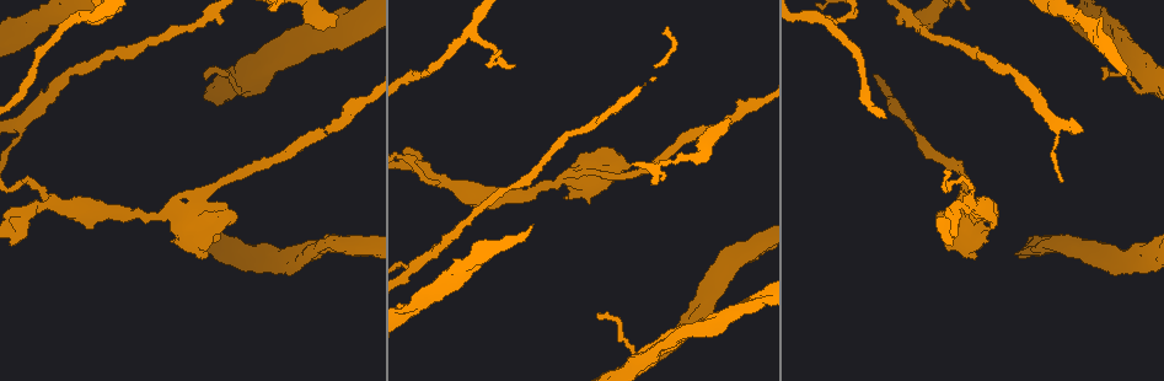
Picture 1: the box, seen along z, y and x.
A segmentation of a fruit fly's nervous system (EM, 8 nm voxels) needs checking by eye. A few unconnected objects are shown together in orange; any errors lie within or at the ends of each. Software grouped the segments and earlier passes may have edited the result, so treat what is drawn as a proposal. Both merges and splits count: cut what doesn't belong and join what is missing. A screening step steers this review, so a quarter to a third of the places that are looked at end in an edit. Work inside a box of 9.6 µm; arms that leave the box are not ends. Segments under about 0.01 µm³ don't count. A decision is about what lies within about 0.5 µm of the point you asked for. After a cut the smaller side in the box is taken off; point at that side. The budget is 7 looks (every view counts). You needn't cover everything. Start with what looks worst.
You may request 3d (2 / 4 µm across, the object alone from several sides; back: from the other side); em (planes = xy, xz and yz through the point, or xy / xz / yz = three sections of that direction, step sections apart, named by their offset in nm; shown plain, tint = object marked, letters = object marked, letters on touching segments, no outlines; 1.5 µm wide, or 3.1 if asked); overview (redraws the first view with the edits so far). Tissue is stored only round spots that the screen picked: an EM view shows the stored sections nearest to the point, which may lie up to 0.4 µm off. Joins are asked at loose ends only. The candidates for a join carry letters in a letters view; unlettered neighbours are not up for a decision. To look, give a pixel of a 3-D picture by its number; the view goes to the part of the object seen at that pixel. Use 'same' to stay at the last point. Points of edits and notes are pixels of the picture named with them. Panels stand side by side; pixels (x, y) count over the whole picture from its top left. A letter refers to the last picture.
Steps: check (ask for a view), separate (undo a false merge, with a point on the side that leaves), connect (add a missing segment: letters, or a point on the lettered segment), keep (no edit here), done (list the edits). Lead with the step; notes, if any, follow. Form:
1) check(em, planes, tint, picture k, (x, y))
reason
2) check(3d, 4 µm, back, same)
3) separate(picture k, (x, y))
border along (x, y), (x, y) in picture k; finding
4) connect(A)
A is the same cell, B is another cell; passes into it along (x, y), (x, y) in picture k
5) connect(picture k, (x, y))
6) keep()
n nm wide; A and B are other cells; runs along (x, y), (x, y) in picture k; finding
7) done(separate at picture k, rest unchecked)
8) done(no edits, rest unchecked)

check(em, xy, step 8, letters, picture 1, (338, 15))
branch stops here

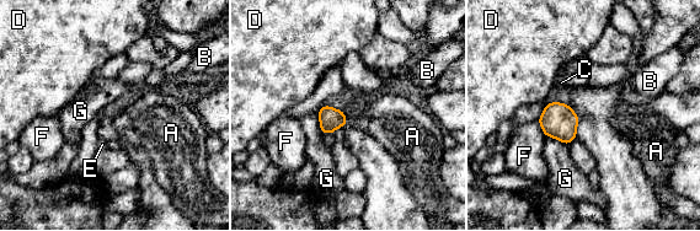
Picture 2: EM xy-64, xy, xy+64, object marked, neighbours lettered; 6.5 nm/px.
check(em, planes, letters, same)

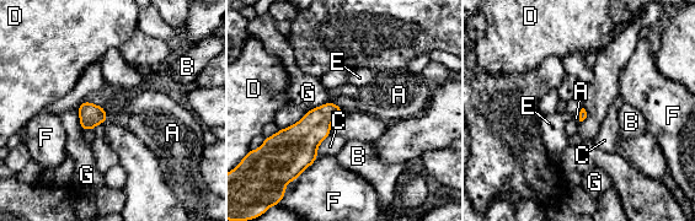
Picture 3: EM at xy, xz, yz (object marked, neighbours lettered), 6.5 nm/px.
connect(A)
A is the same cell, B, C, D, E, F and G are other cells; passes into it along (90, 114), (106, 117), (144, 117) in picture 3; the cell continues

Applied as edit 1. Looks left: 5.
check(3d, 2 µm, picture 1, (959, 198))

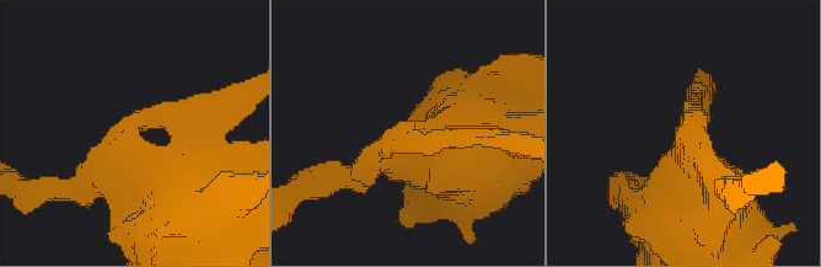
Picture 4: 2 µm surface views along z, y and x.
check(em, yz, step 8, tint, picture 4, (118, 122))
need the tissue

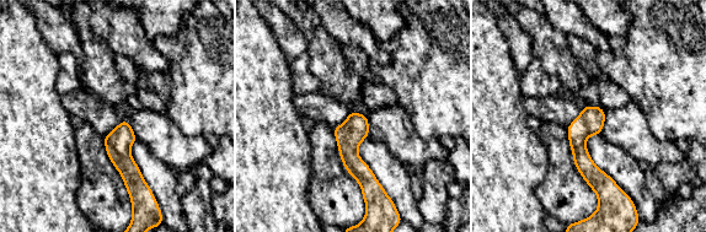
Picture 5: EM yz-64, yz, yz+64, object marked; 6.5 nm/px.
check(em, planes, letters, same)
cut it another way

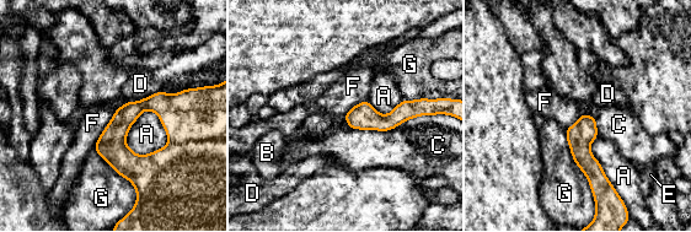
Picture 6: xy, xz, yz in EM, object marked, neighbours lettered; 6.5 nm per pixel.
keep()
A, B, C, D, E, F and G are other cells; no lettered segment goes on from it

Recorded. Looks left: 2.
check(em, planes, letters, picture 1, (207, 79))
an open end

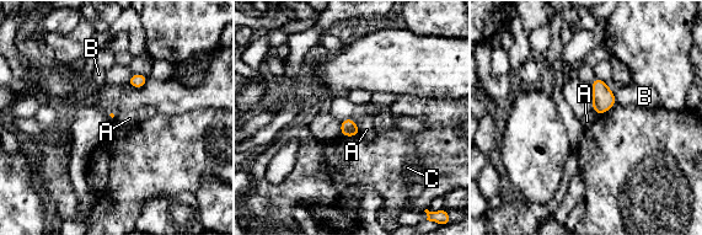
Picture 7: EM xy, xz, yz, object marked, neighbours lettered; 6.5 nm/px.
keep()
A, B and C are other cells; border along (354, 121), (360, 134) in picture 7; none of them fits

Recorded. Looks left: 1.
done(connect at picture 3, rest unchecked)

